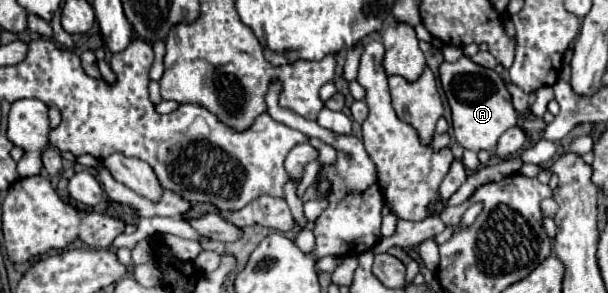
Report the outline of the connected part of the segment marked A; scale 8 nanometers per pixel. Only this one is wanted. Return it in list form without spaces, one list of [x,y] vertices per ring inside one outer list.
[[[467,56],[459,58],[459,62],[443,62],[439,68],[441,86],[445,90],[451,118],[453,118],[453,134],[455,140],[473,152],[493,150],[497,146],[499,136],[517,124],[517,112],[511,102],[511,94],[503,82],[503,78],[489,68],[483,68],[469,60]]]

